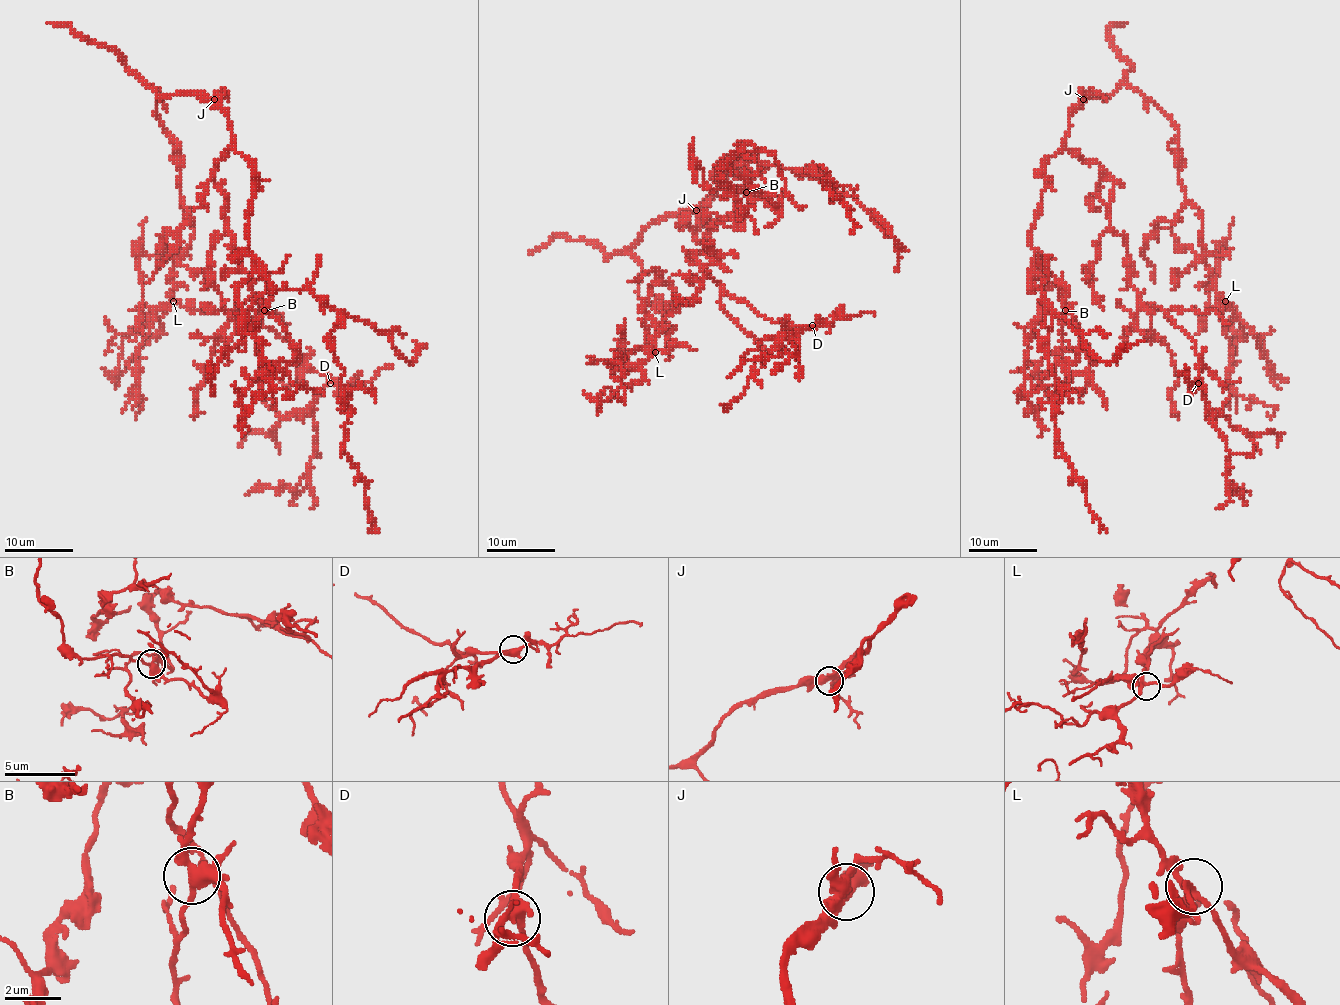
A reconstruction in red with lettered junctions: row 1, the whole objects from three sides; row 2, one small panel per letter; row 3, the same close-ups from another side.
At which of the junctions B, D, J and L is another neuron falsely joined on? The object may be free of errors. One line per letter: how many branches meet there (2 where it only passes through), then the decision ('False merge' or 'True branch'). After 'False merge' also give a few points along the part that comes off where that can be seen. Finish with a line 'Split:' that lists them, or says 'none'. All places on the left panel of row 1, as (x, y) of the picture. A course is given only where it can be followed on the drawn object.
B: Branches: 4. True branch
D: Branches: 4. True branch
J: Branches: 4. True branch
L: Branches: 4. True branch
Split: none

